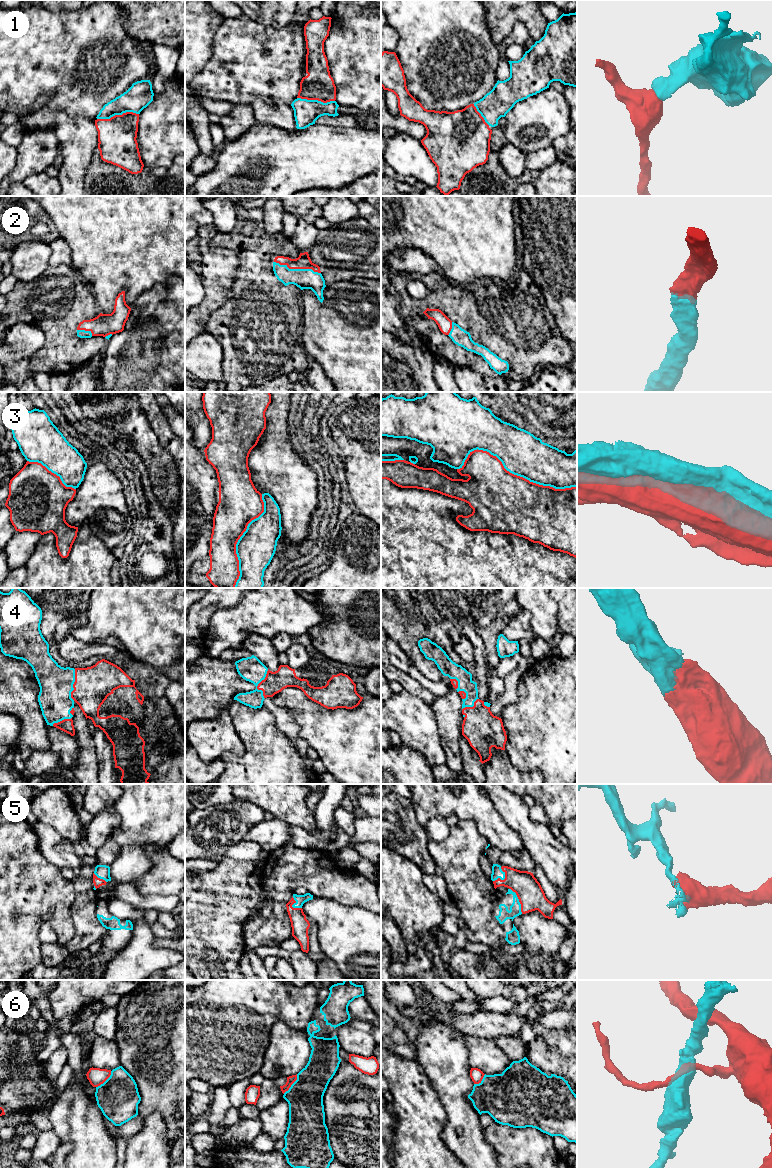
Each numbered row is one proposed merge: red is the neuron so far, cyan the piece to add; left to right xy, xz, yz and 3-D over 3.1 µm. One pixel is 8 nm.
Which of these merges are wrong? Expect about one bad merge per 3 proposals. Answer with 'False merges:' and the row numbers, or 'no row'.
False merges: 3, 6

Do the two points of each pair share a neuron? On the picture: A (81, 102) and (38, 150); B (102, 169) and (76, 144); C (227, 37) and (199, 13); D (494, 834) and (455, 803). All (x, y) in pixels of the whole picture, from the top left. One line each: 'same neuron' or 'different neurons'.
A: different neurons
B: different neurons
C: different neurons
D: same neuron

